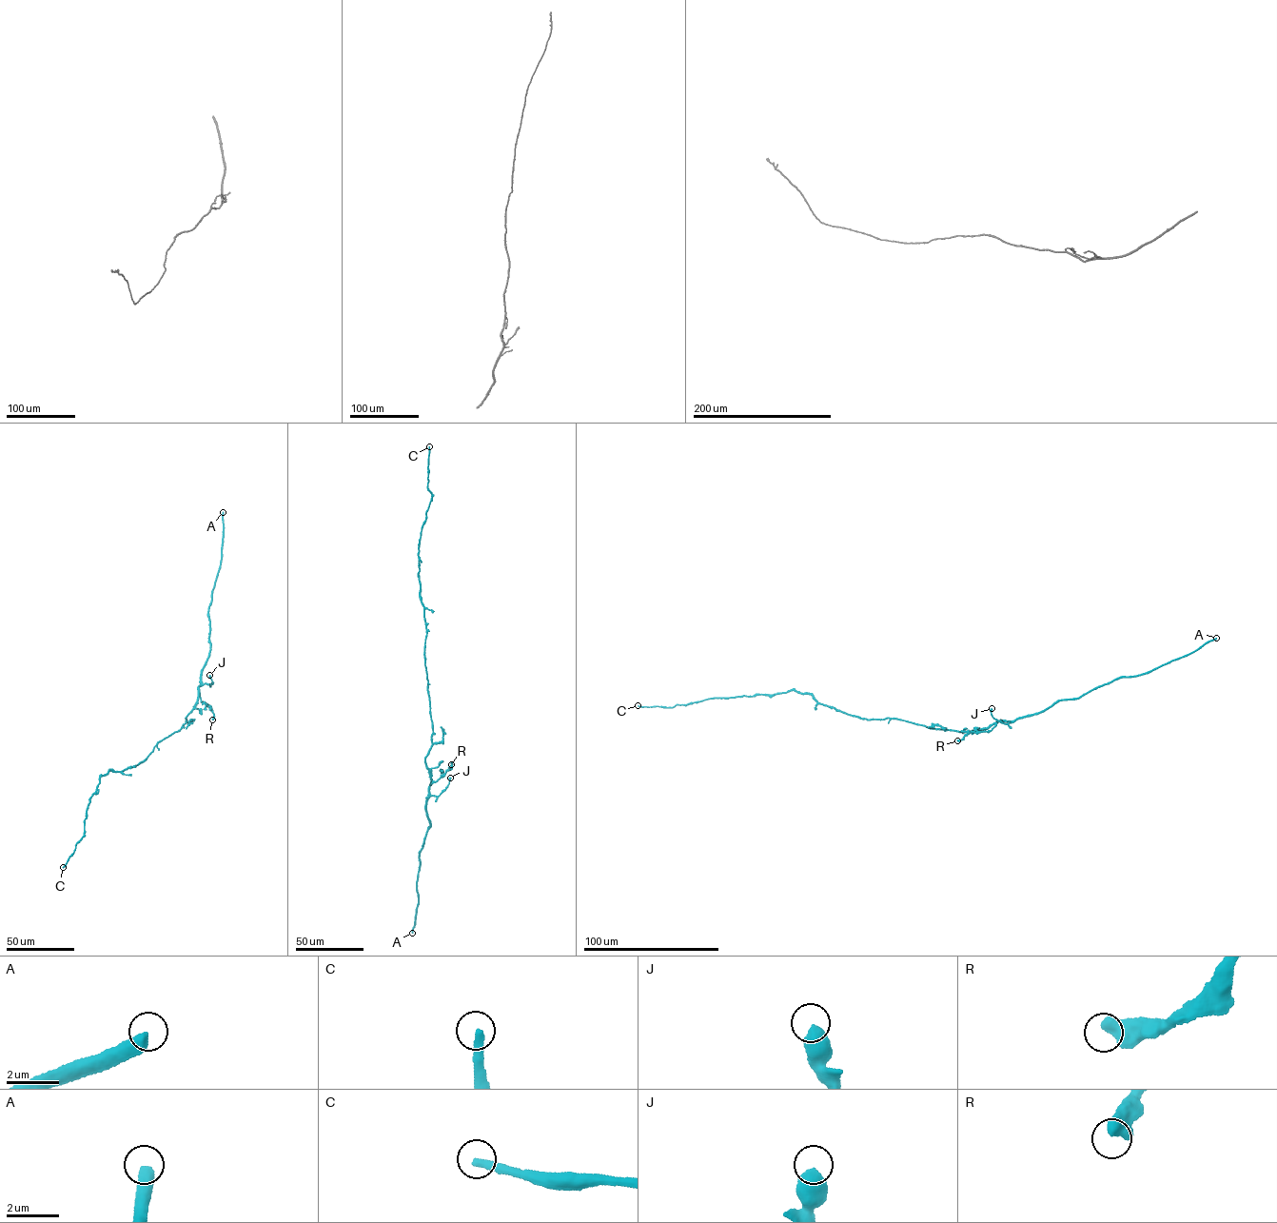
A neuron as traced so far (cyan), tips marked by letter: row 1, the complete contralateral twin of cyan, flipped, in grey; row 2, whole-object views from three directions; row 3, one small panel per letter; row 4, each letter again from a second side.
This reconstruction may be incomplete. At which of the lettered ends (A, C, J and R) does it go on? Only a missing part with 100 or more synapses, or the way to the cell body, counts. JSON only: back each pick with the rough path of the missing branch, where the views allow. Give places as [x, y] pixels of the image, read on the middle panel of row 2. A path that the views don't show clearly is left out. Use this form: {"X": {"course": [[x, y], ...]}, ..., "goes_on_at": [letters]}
{"goes_on_at": ["C"]}

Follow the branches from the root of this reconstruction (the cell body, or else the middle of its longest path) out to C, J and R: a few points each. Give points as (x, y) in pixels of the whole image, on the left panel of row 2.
C: (179, 730), (160, 741), (137, 765), (121, 772), (110, 770), (100, 778), (87, 809), (84, 836), (63, 867)
J: (179, 730), (197, 702), (198, 688), (205, 683), (212, 683), (209, 675)
R: (179, 730), (196, 702), (199, 692), (201, 700), (210, 707), (212, 719)

